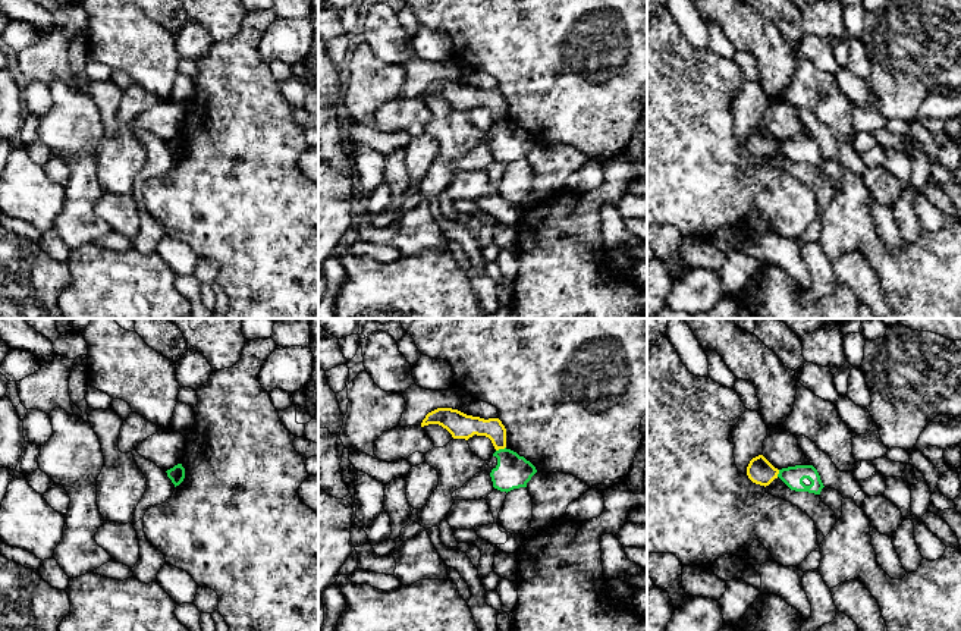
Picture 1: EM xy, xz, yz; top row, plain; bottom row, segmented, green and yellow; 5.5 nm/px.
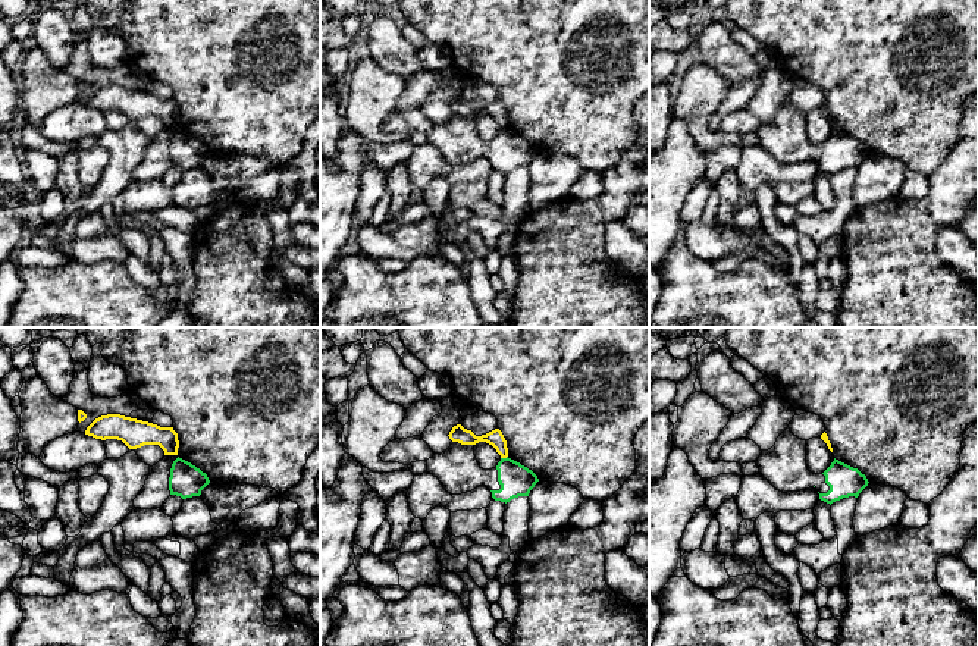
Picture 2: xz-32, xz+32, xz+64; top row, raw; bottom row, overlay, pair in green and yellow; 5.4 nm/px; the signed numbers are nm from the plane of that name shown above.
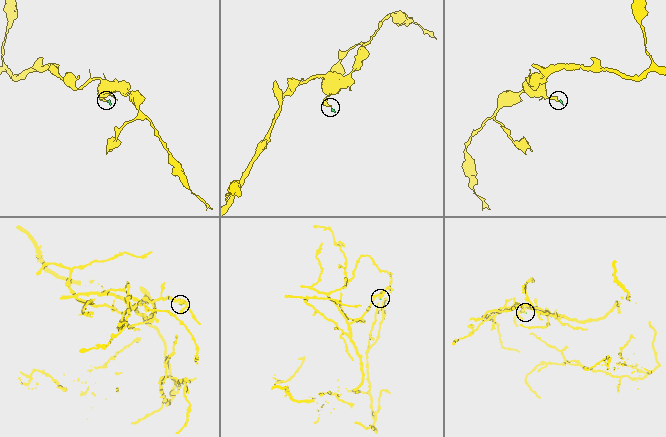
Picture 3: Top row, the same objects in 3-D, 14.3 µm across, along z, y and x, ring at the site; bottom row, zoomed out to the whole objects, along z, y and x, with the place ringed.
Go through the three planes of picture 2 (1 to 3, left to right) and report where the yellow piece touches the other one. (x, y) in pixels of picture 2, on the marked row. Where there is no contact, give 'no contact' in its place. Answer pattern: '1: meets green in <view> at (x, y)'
1: no contact
2: meets green in xz+32 at (504, 458)
3: no contact

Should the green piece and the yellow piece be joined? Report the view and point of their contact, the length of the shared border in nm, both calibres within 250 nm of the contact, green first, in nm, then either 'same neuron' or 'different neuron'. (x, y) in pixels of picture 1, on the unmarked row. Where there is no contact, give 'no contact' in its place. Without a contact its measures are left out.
xz (501, 121) | 60 nm | 190/140 nm | different neuron

